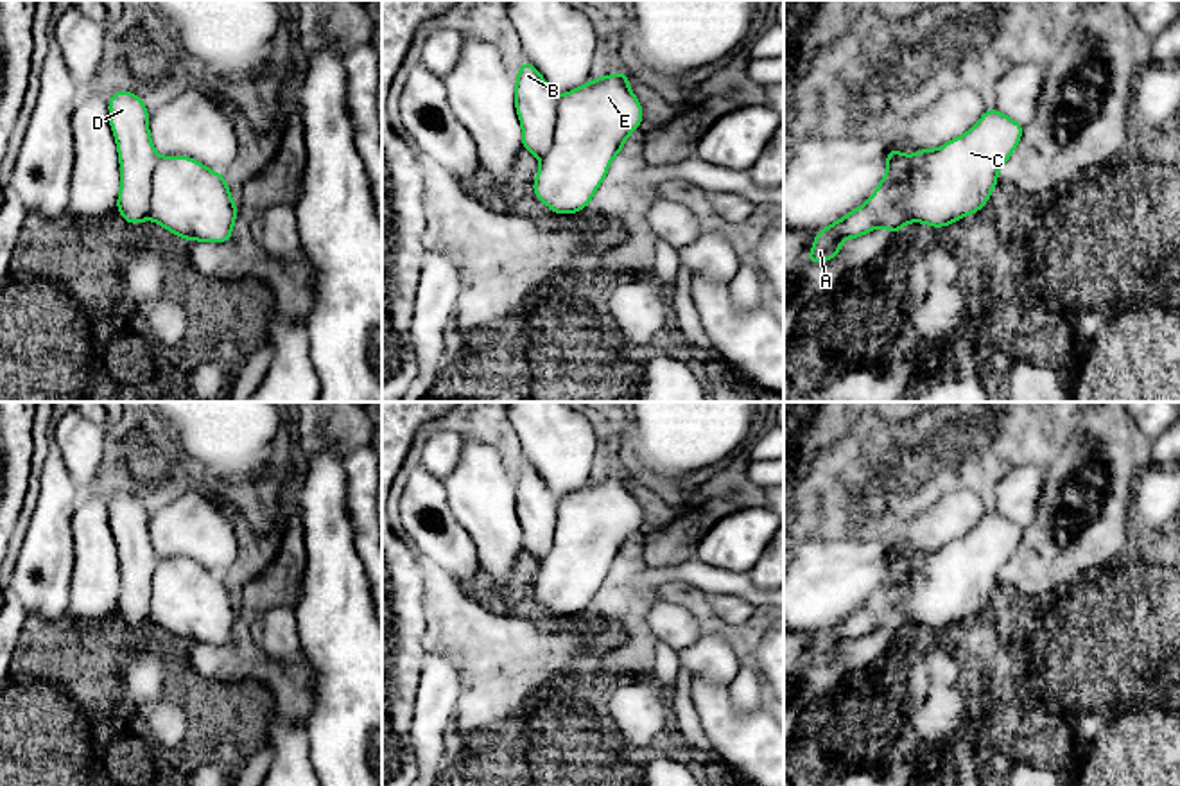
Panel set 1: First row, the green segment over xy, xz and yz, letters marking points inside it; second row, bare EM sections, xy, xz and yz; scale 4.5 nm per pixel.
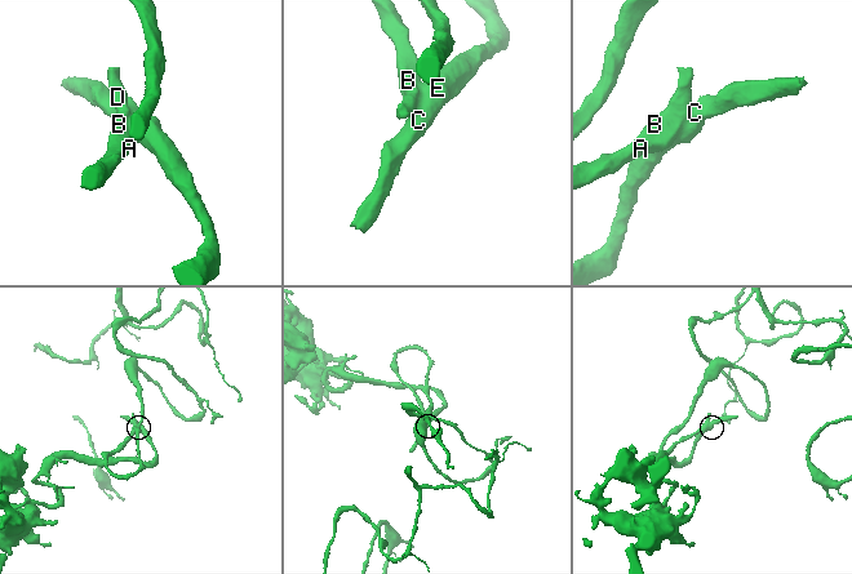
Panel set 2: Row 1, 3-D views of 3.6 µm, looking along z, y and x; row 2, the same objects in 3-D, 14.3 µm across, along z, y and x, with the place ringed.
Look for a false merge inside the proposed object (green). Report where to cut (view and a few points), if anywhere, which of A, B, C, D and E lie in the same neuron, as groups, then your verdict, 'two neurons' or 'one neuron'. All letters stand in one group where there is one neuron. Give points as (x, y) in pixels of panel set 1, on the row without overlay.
no cut | A B C D E | one neuron

